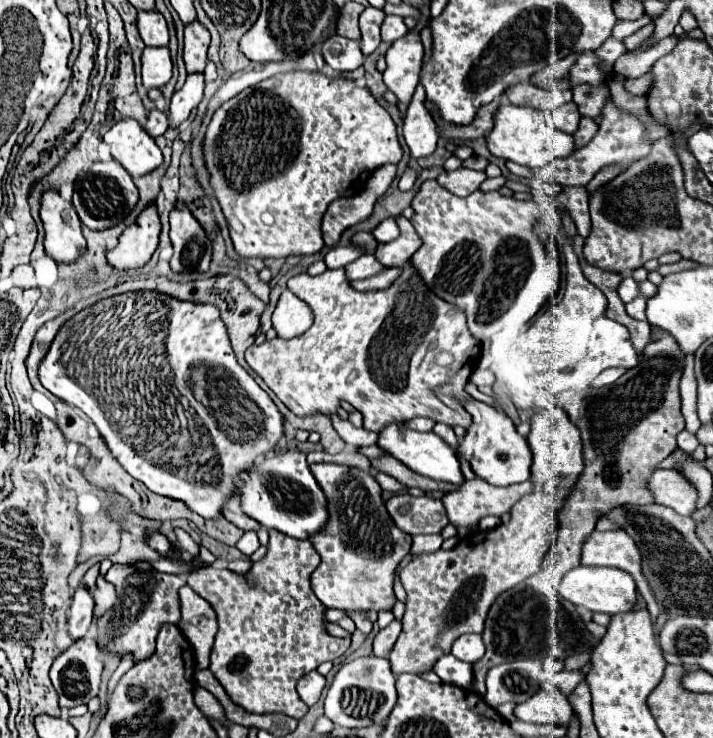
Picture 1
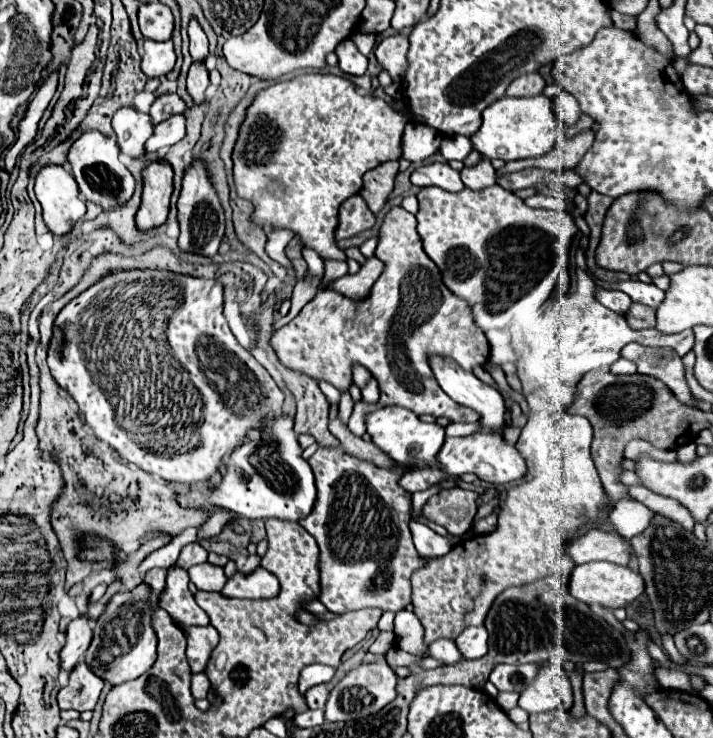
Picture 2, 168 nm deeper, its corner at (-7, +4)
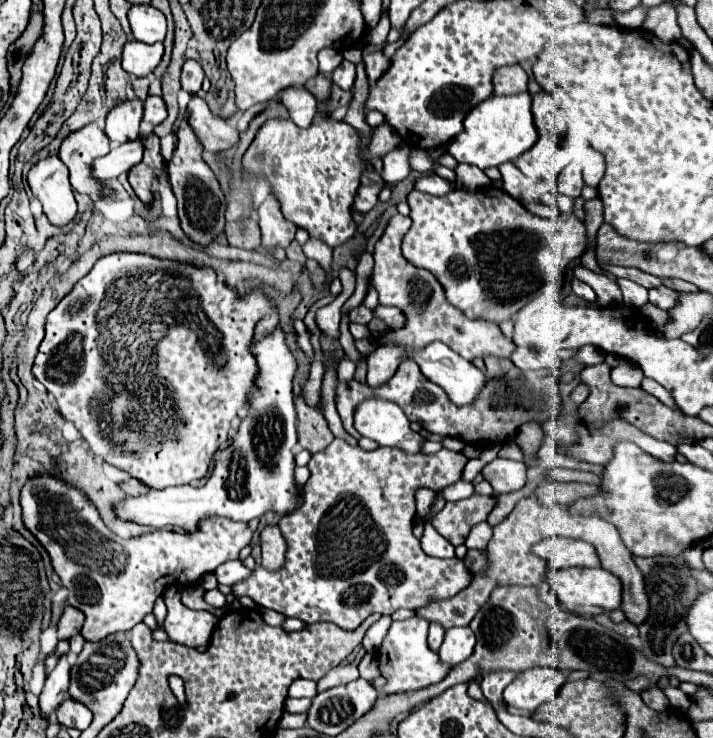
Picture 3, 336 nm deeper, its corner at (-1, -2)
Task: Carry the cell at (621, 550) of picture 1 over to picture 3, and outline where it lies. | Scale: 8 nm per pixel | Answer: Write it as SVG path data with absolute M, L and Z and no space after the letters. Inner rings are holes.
M544 539L536 543L534 553L546 559L550 569L566 569L566 567L600 567L600 559L594 547L586 541L578 539Z

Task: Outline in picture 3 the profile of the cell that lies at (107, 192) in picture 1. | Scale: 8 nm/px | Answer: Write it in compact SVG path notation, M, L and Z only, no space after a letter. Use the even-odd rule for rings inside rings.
M94 123L74 131L62 141L58 157L70 171L70 183L74 191L90 195L92 199L114 193L112 187L104 187L104 183L94 179L92 175L94 159L106 155L108 151L110 151L110 141L106 133Z

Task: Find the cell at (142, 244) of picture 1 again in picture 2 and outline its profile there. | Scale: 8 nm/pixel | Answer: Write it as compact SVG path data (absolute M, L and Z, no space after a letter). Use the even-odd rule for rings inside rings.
M164 159L142 169L142 205L136 215L136 225L140 229L154 229L166 221L172 195L172 175L172 167L164 163Z

